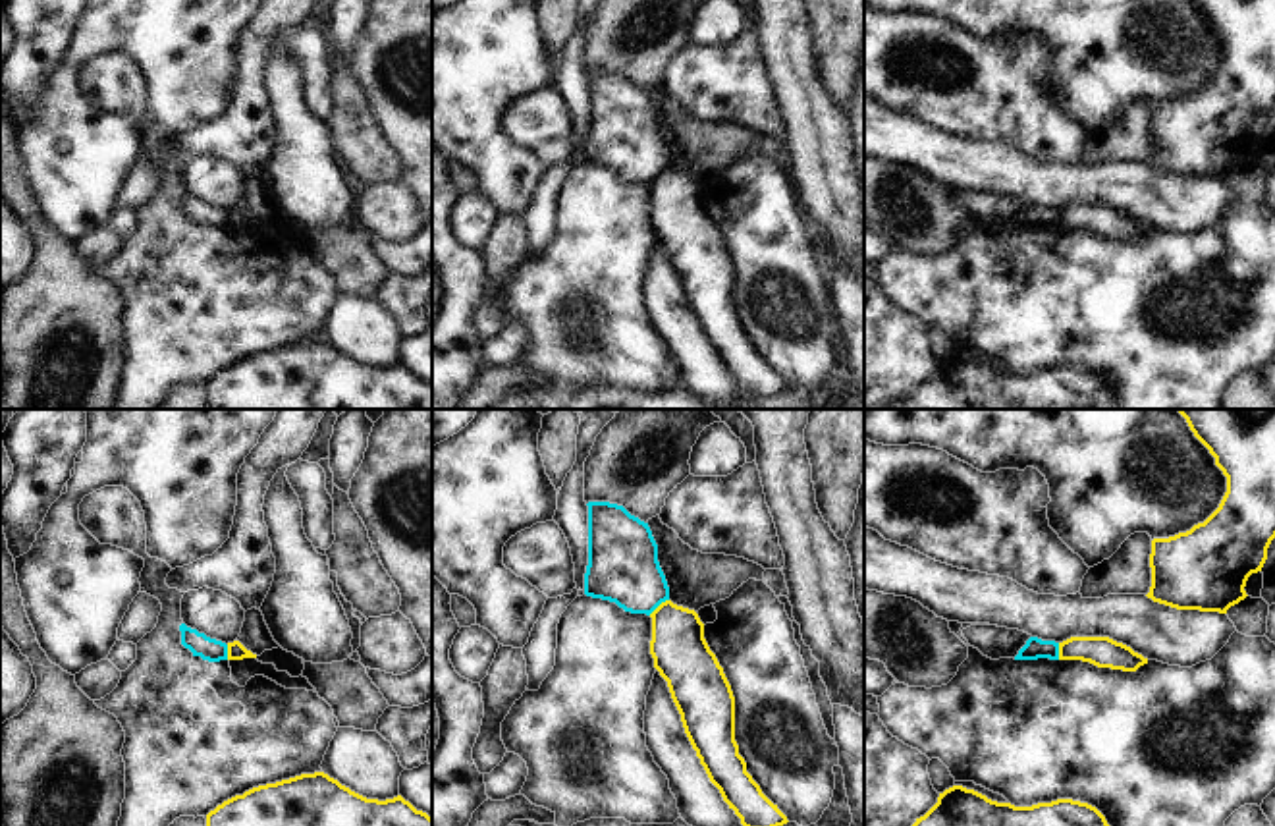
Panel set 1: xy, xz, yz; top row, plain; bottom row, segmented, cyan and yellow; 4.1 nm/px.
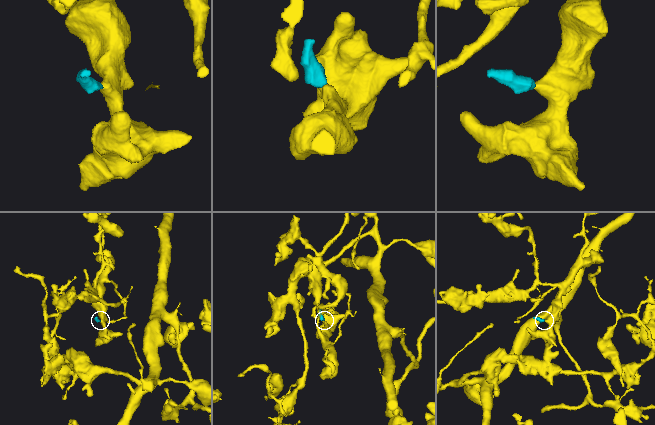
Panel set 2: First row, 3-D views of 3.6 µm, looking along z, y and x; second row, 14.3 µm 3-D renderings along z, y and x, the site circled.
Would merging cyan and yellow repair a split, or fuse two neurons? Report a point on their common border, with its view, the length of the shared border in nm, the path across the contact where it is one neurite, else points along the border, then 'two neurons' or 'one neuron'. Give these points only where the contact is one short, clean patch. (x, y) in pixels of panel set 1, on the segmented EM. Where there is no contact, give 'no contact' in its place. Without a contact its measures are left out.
xz (658, 605) | 110 nm | along xz (668, 599), (649, 614) | two neurons

